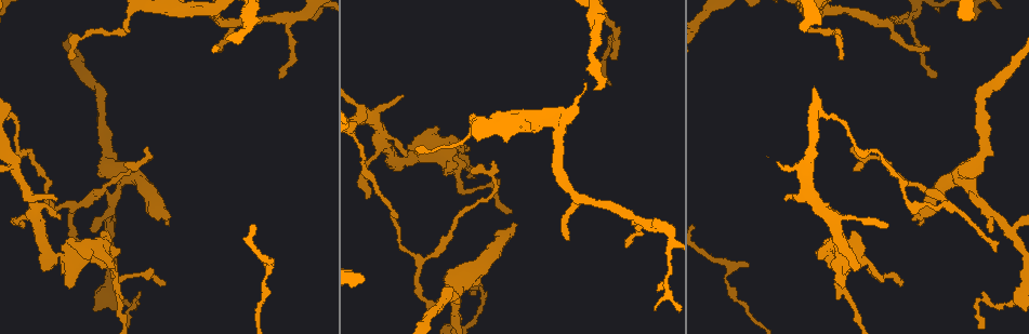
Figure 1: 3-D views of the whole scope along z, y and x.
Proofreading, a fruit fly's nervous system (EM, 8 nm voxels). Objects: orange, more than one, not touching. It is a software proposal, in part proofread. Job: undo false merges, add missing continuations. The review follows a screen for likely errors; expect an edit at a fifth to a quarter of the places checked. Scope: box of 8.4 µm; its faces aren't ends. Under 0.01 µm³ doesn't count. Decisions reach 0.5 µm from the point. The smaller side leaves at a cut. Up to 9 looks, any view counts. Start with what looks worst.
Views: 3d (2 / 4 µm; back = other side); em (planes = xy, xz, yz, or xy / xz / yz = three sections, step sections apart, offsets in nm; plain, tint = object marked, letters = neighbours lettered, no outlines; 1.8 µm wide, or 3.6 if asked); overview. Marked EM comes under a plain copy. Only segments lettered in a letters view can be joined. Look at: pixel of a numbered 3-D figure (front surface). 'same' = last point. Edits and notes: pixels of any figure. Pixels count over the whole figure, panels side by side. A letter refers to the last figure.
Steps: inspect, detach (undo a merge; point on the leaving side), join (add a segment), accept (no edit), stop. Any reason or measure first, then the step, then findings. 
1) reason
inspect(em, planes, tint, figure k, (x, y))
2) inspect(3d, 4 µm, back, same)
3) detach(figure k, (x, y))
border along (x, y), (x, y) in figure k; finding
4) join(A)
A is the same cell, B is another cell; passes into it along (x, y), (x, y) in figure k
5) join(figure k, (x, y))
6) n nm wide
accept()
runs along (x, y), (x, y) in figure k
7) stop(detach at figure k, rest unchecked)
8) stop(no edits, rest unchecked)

branch stops here
inspect(3d, 4 µm, figure 1, (916, 224))

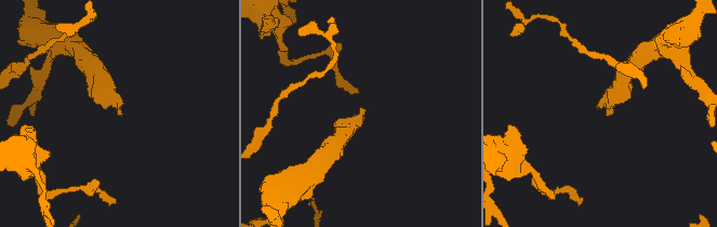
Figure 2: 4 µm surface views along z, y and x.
shape alone is not enough
inspect(em, xz, step 8, letters, figure 2, (608, 115))

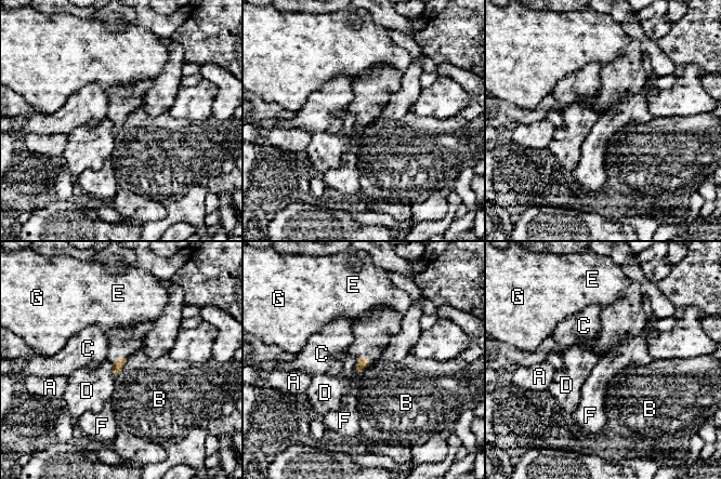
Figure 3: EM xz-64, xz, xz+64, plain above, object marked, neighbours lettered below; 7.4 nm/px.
accept()
A, B, C, D, E, F and G are other cells; border along (356, 370), (361, 372) in figure 3; no lettered segment goes on from it

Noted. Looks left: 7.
thick turns thin
inspect(em, planes, letters, figure 1, (106, 142))

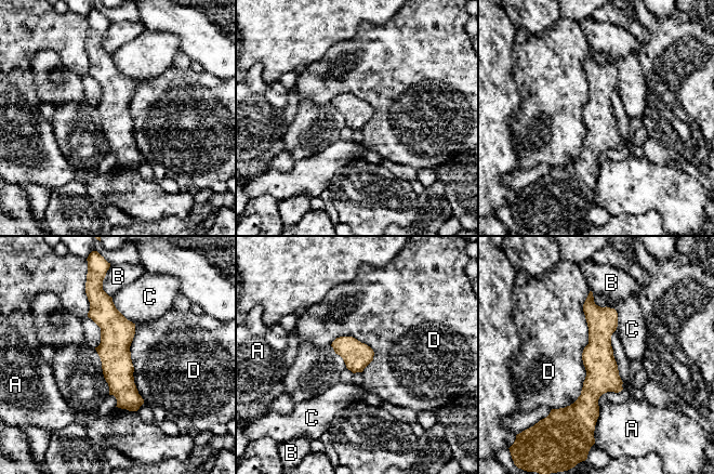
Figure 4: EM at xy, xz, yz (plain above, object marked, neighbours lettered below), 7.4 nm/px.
200 nm wide; D touches over 950 nm
accept()
A, B, C and D are other cells; continuous, no second cell

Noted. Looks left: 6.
sudden change in width
inspect(em, 3.6 µm, yz, step 16, tint, figure 1, (358, 147))

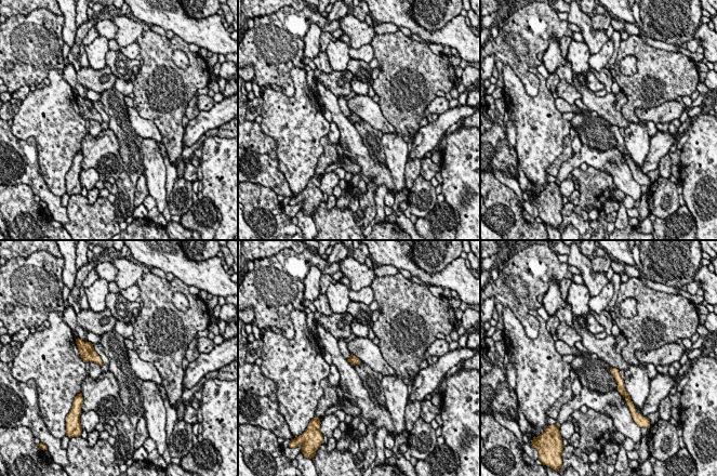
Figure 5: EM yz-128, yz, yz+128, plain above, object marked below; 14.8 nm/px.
another direction
inspect(em, 3.6 µm, xz, step 4, letters, same)

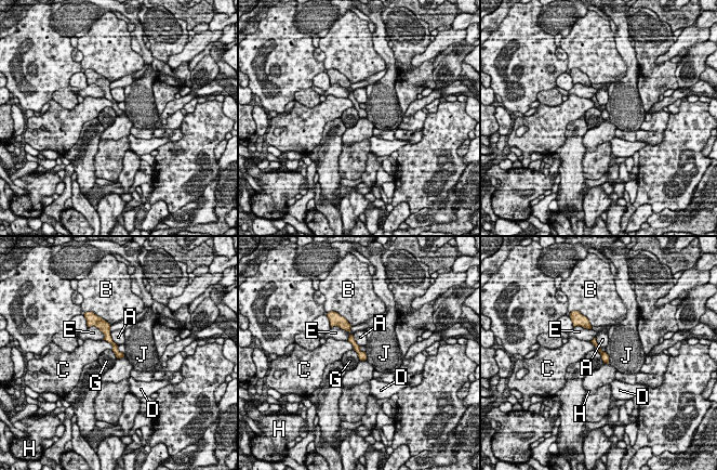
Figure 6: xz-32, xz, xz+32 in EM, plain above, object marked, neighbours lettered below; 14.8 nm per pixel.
E touches over 260 nm
accept()
A, B, C, D, E, G, H and J are other cells; runs along (106, 328), (107, 337), (119, 355) in figure 6; all the same cell

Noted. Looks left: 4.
sharp bend
inspect(3d, 2 µm, figure 1, (887, 22))

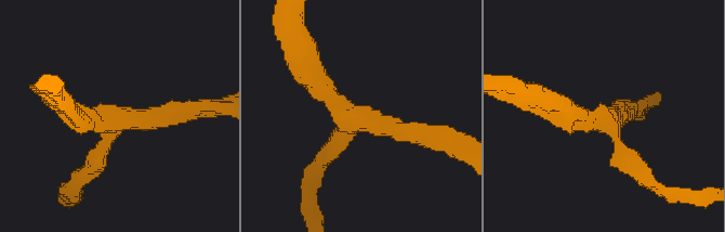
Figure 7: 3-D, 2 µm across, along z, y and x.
inspect(em, xy, step 16, tint, figure 7, (113, 120))

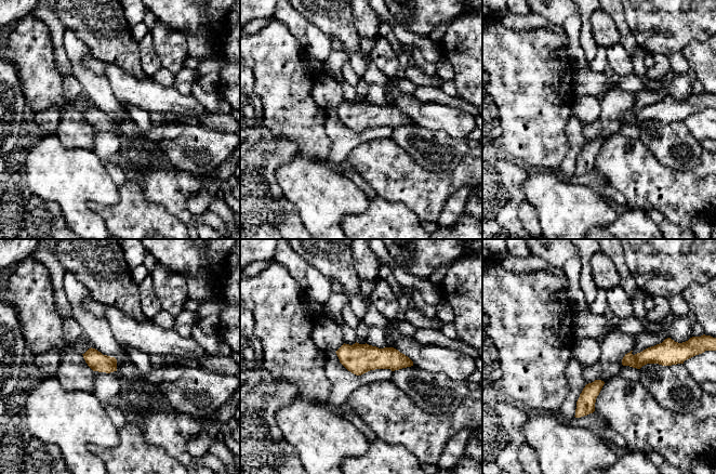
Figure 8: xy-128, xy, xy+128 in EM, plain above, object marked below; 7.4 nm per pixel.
inspect(em, planes, letters, same)

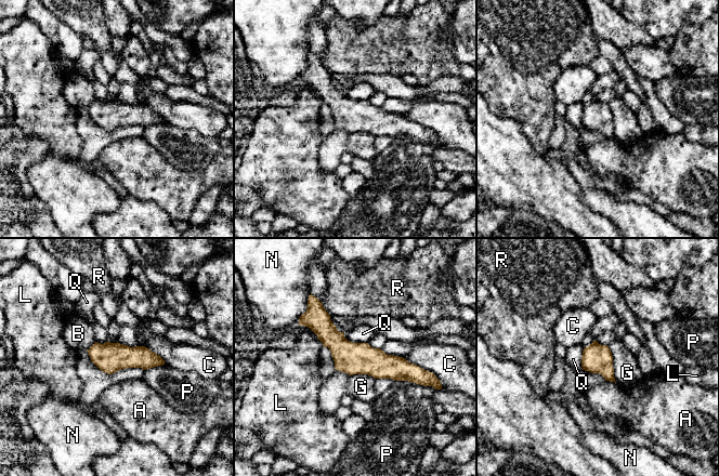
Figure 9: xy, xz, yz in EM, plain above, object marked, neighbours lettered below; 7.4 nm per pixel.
G touches over 280 nm
accept()
A, B, C, G, L, N, P, Q and R are other cells; runs along (302, 322), (352, 358), (419, 371) in figure 9; continuous, no second cell

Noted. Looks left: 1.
stop(no edits, rest unchecked)

